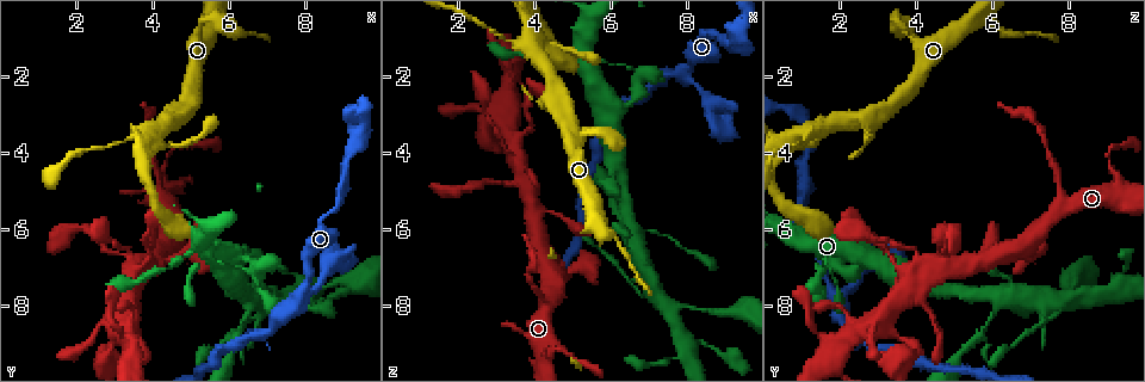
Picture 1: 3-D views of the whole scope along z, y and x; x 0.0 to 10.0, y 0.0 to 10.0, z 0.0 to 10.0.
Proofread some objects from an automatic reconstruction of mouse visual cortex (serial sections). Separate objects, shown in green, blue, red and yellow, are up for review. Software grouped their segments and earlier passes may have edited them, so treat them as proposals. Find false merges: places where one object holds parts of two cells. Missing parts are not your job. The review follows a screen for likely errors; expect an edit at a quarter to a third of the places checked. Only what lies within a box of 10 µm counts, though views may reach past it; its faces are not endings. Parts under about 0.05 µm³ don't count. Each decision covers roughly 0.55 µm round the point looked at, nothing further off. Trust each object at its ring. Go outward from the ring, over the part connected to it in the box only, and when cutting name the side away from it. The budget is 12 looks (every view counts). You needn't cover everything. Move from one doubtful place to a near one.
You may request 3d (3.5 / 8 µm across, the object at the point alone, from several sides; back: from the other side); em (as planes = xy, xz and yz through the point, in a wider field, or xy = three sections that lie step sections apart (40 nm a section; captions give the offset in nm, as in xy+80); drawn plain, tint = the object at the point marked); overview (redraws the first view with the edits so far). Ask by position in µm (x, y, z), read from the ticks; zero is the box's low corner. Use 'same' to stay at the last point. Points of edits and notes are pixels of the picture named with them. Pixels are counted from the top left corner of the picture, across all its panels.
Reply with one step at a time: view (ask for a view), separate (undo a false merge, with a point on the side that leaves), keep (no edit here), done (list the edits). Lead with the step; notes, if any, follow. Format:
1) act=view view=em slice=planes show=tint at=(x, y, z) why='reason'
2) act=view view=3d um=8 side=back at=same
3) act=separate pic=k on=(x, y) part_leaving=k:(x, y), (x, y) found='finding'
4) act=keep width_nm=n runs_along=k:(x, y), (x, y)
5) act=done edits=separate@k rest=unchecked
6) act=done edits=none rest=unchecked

act=view view=3d um=3.5 at=(8.05, 7.40, 1.70) why='branch point'

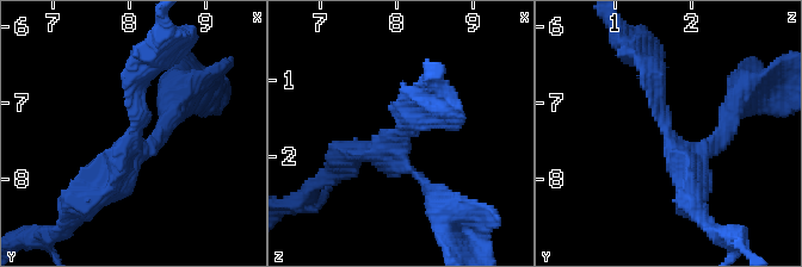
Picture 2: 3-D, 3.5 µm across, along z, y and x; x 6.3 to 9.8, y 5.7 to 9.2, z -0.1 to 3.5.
act=view view=em slice=xy step=5 show=tint at=(8.10, 7.40, 1.75) arms=3 arm_widths_nm=150,250,300

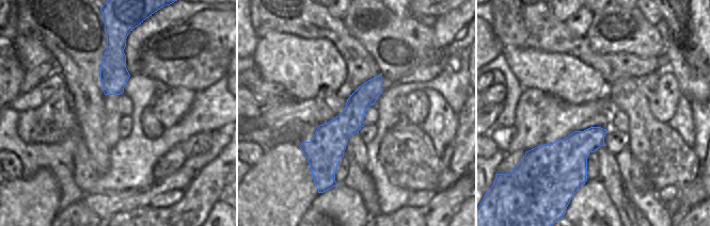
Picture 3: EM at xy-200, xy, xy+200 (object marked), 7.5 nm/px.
act=keep runs_along=2:(147, 64), (136, 135), (96, 193) found='all the same cell'

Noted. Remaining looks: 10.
act=view view=3d um=3.5 at=(6.60, 7.80, 6.30) why='abrupt turn'

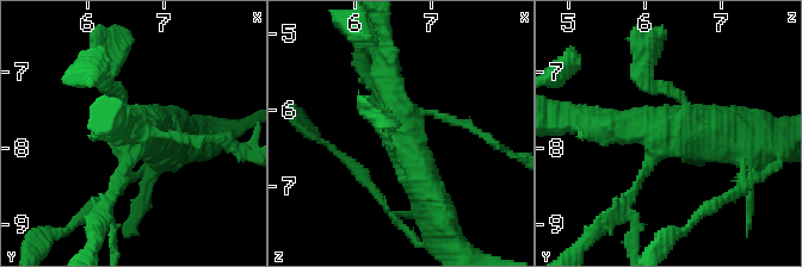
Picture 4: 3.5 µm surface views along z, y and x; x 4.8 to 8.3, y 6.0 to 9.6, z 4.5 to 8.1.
act=view view=em slice=xy step=3 show=tint at=(6.55, 7.75, 6.25) why='now the EM'

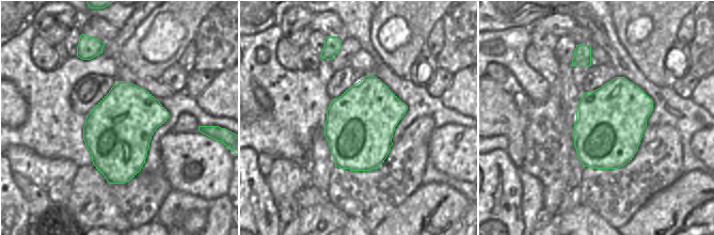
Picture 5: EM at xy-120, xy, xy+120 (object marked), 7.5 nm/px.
act=view view=em slice=planes show=tint at=same why='another direction'

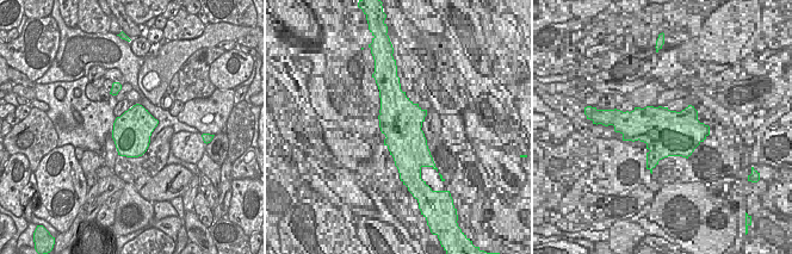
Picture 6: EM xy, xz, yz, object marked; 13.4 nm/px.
act=keep runs_along=4:(382, 54), (412, 179), (426, 197) found='one cell here'

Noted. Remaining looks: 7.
act=view view=3d um=3.5 at=(3.30, 6.65, 4.90) why='thick turns thin'

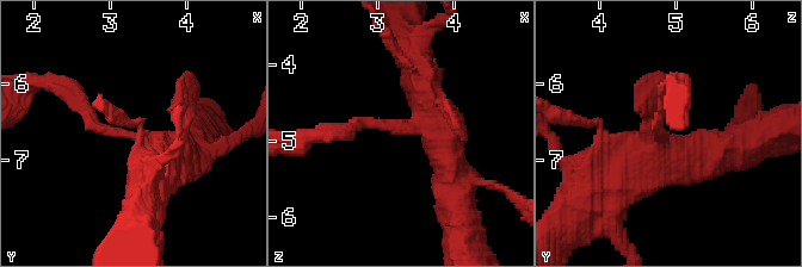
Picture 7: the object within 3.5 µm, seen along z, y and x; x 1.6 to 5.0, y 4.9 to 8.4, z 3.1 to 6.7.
act=keep arm_widths_nm=150,450,500 runs_along=7:(184, 155), (99, 129), (74, 97) found='continuous, no second cell'

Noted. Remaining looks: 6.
act=view view=3d um=3.5 at=(3.20, 3.65, 1.00) why='calibre changes'

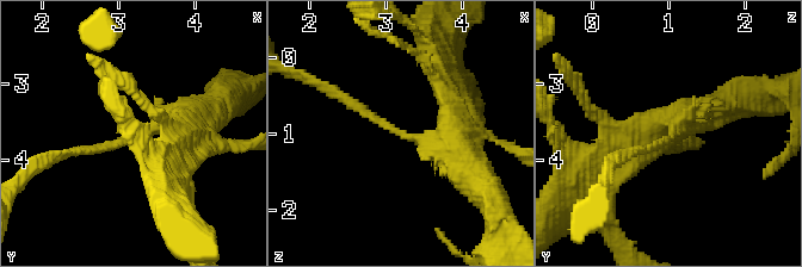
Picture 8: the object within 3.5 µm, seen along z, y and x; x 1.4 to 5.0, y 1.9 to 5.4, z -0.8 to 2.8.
act=view view=em slice=xy step=2 show=tint at=(3.20, 3.70, 1.00) arm_widths_nm=150,450 why='need the tissue'

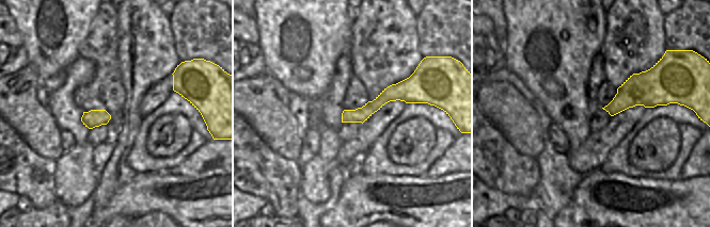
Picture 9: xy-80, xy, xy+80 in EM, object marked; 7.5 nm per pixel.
act=keep runs_along=9:(422, 98), (388, 94), (344, 119) found='continuous, no second cell'

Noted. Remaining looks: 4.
act=view view=3d um=3.5 at=(4.20, 4.75, 7.70) why='sudden change in width'

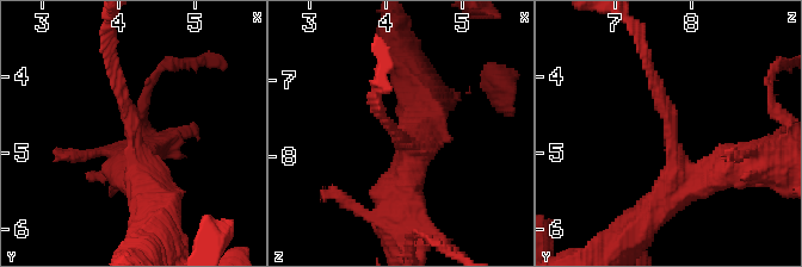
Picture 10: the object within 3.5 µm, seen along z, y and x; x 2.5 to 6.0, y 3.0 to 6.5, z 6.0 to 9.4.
act=keep runs_along=10:(708, 175), (680, 179), (647, 62) found='all the same cell'

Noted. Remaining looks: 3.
act=done edits=none rest=unchecked

